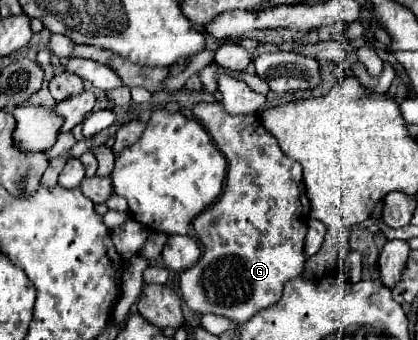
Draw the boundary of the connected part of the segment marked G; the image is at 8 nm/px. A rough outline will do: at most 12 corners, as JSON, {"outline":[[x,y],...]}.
{"outline":[[197,103],[227,161],[179,279],[233,323],[305,269],[303,169],[259,117]]}

